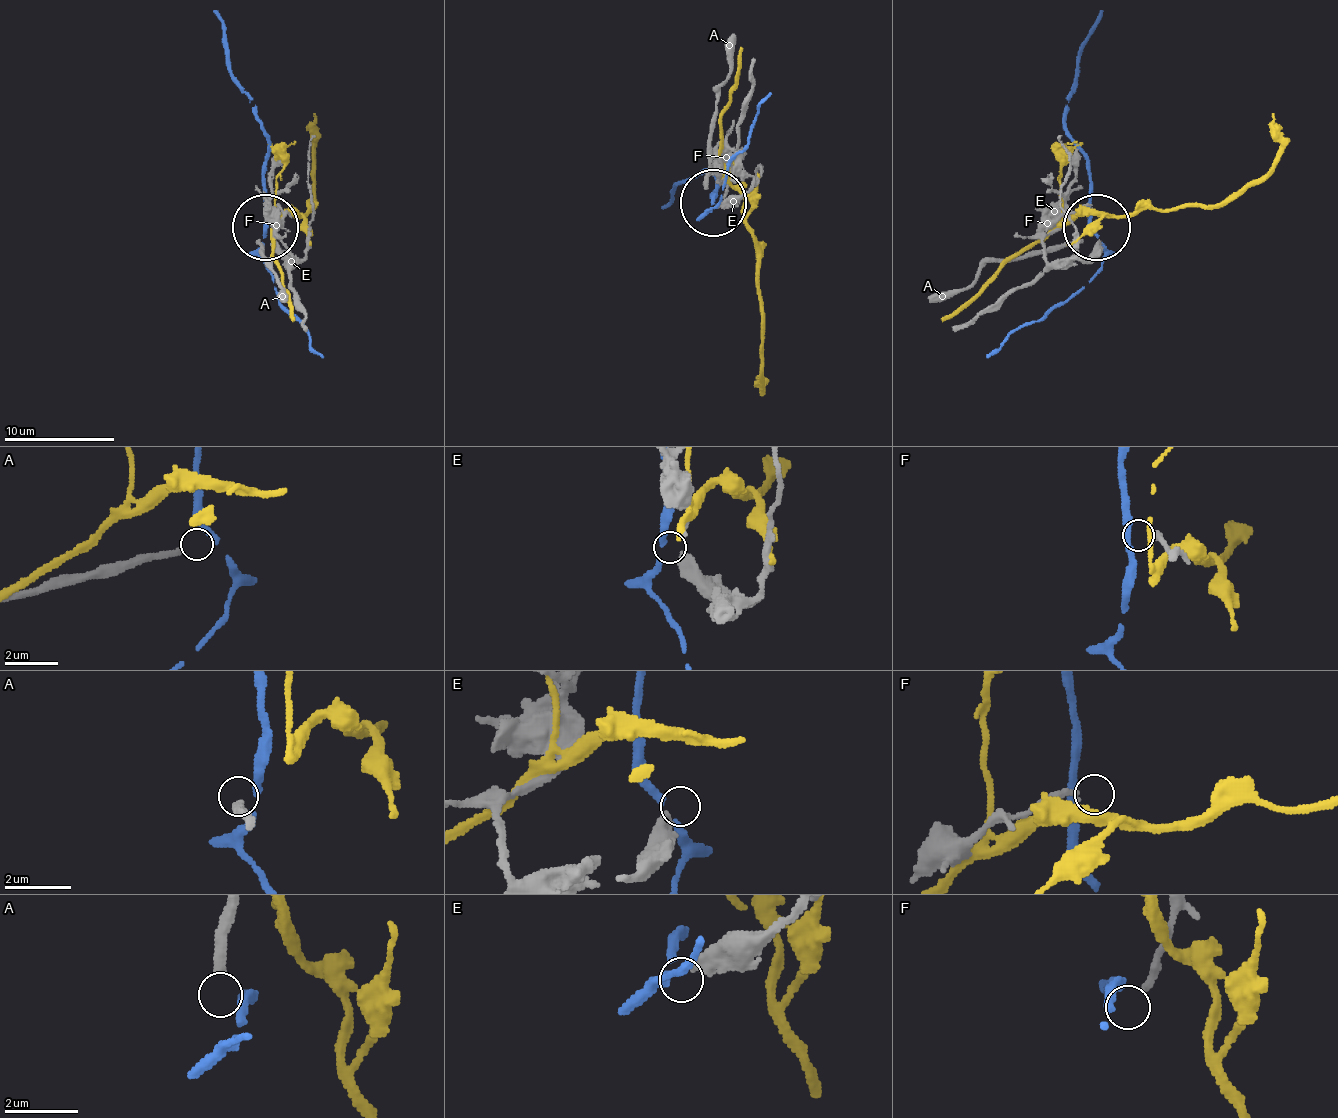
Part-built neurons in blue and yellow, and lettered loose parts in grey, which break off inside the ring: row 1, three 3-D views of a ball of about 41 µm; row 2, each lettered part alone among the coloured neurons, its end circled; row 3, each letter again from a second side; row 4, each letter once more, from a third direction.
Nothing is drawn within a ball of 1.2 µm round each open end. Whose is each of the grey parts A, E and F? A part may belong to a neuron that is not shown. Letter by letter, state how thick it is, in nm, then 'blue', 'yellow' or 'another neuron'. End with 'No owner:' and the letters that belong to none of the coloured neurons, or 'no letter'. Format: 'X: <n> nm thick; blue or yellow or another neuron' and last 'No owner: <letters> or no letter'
A: 280 nm thick; another neuron
E: 420 nm thick; another neuron
F: 190 nm thick; another neuron
No owner: A, E, F

